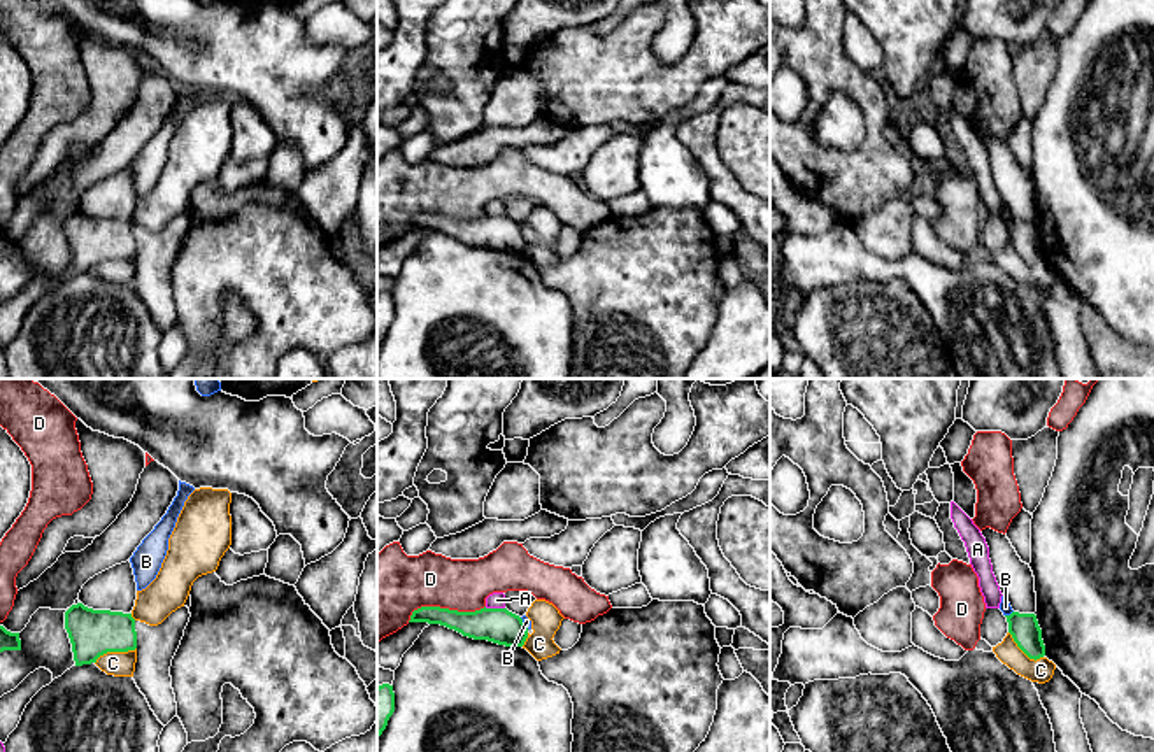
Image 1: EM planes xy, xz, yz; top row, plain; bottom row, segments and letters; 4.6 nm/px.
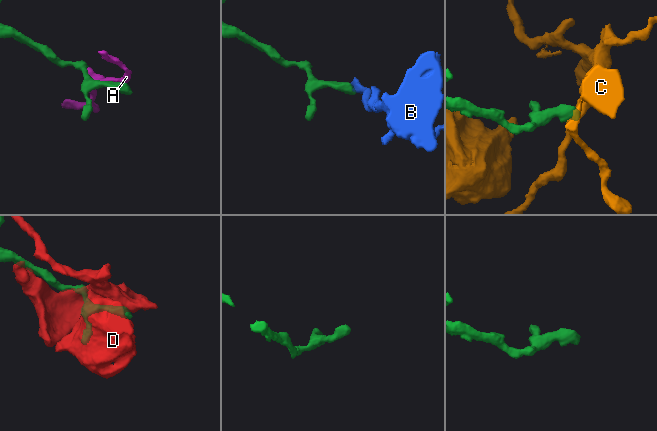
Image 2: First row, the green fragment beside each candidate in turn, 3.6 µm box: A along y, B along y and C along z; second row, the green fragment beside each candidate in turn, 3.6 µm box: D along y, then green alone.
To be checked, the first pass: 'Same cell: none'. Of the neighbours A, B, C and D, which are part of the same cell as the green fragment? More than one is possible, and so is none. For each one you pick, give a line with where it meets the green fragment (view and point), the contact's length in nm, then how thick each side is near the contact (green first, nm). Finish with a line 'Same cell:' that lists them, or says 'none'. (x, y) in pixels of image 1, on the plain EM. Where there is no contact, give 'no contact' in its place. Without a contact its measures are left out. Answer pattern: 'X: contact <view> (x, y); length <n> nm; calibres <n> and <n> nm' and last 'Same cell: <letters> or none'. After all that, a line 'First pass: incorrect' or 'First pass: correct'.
Same cell: none
First pass: correct

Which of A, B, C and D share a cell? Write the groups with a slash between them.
A / B / C / D

